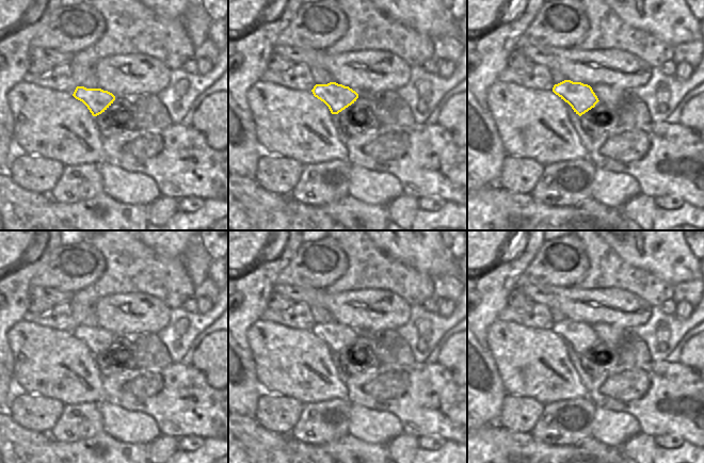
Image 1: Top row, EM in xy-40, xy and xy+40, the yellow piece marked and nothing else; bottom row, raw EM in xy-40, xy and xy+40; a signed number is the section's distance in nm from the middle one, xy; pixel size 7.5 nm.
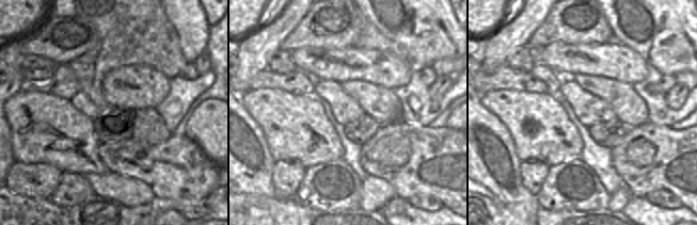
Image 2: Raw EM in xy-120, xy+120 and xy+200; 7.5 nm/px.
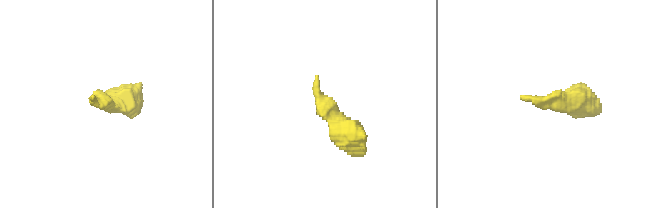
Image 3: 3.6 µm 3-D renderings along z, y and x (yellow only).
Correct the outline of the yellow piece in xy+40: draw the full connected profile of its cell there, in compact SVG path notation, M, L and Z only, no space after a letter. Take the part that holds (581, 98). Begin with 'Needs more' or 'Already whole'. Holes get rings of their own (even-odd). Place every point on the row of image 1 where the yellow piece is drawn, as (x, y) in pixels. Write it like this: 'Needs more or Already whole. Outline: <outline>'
Already whole. Outline: M564 80L554 85L553 92L567 102L579 116L599 101L592 87L581 82Z

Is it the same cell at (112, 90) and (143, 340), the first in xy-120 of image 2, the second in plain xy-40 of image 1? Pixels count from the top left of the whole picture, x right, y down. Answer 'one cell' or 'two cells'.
two cells

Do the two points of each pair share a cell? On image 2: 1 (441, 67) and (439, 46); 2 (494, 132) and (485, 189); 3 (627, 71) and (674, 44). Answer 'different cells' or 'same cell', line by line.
1: different cells
2: same cell
3: different cells

